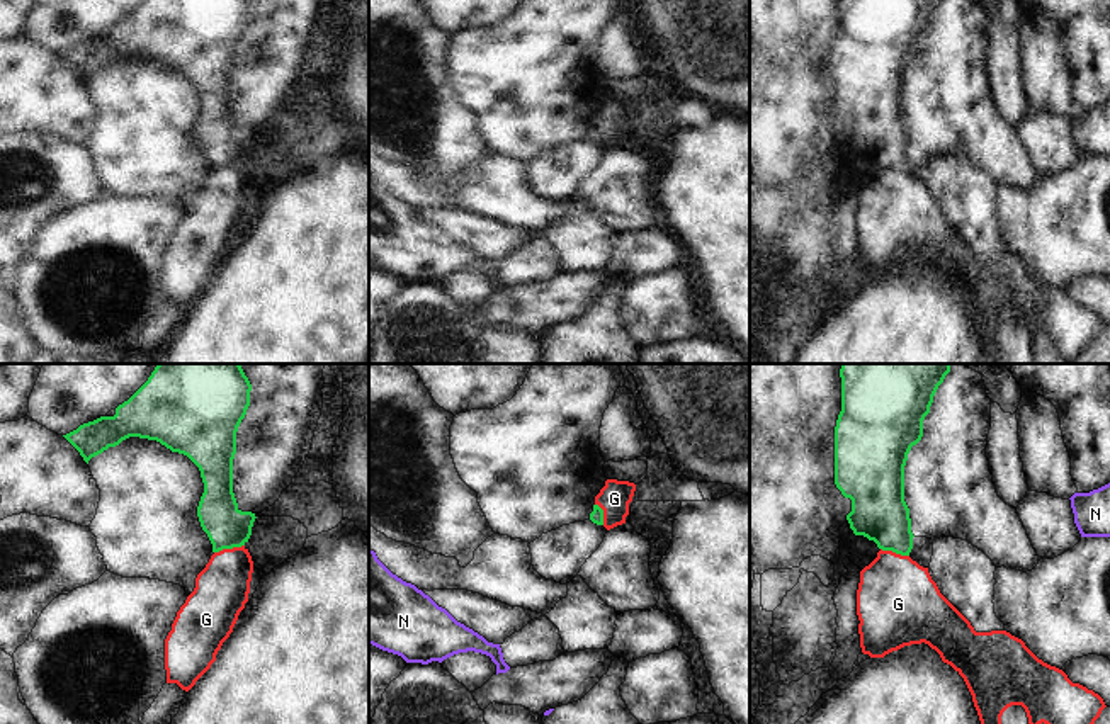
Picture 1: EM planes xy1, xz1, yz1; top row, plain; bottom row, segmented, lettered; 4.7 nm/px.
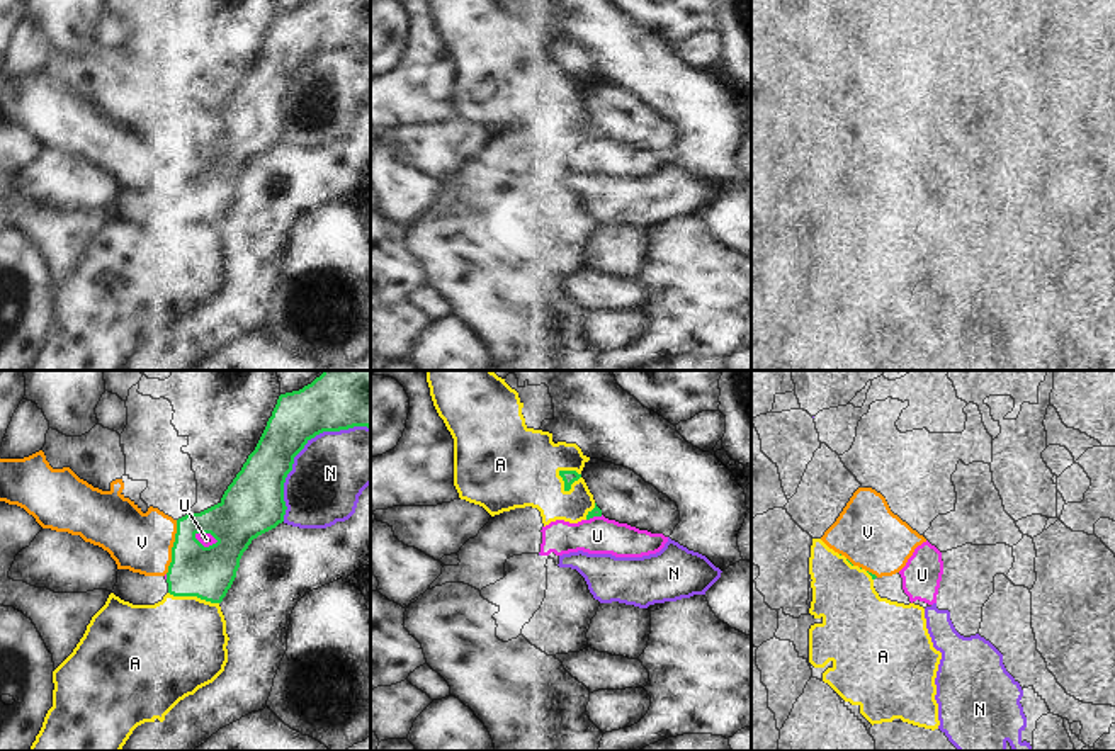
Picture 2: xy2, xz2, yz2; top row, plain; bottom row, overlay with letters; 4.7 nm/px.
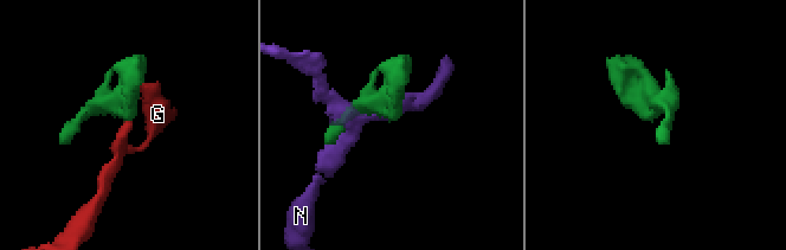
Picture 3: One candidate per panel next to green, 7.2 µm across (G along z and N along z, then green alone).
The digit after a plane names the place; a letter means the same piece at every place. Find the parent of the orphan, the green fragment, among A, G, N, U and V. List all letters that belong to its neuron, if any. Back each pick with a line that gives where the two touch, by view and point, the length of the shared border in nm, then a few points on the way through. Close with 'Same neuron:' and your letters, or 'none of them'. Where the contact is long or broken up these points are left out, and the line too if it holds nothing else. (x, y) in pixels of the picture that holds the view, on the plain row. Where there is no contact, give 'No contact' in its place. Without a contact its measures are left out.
Same neuron: none of them.

